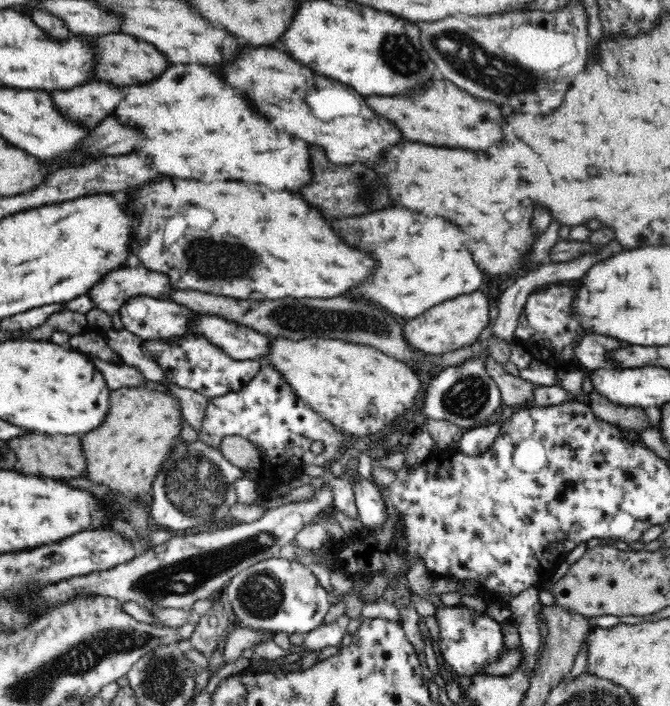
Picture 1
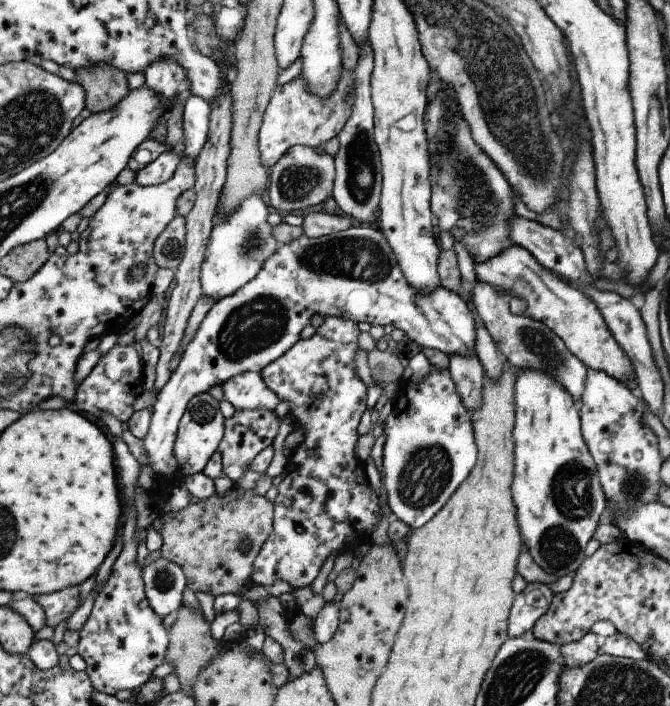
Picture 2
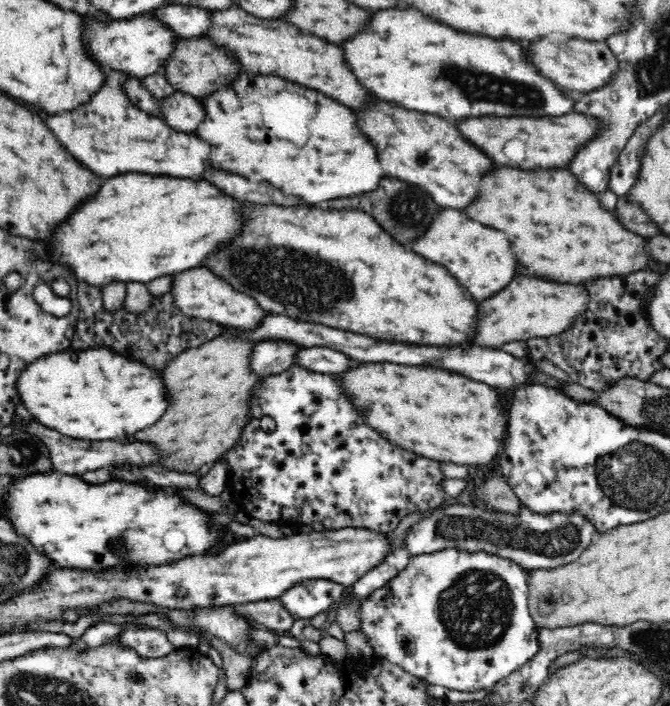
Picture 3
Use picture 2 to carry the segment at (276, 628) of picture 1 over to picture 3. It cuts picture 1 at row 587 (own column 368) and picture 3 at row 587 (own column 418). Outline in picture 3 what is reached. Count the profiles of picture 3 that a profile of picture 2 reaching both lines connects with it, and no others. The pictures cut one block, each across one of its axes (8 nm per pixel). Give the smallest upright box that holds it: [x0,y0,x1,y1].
[278,578,348,620]

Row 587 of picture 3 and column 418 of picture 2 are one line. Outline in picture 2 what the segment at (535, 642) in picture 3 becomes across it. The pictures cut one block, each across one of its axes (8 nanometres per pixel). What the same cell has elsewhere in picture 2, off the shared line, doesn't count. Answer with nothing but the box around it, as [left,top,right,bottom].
[383,368,477,528]

